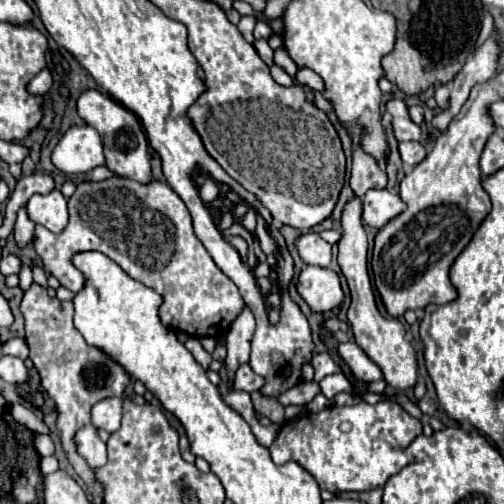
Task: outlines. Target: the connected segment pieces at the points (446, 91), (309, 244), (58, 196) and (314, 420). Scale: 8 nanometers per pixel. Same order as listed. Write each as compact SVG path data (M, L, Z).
M438 83L434 89L434 99L438 103L438 107L446 107L448 105L448 97L450 97L450 85L448 83Z
M306 233L300 239L300 259L306 265L330 267L330 261L332 261L332 245L326 243L318 233Z
M54 189L48 195L32 195L26 205L28 217L46 229L60 233L68 223L68 209L64 195Z
M362 401L352 407L330 405L320 413L306 413L296 421L286 421L270 445L270 455L276 465L284 465L288 461L302 465L318 481L320 489L328 489L330 493L360 493L384 487L392 475L408 465L404 447L420 433L422 423L408 415L398 403L380 401L370 405Z

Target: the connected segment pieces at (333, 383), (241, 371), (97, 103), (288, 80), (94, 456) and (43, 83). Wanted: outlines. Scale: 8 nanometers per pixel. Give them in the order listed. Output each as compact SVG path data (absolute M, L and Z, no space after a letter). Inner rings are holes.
M334 373L334 375L328 375L320 381L320 389L322 389L322 395L326 399L332 399L336 393L340 391L348 391L352 393L352 385L350 381L344 377L344 373Z
M248 363L240 365L236 375L234 375L234 389L240 389L240 391L246 391L246 393L260 391L264 387L264 383L266 383L266 379L262 375L254 373Z
M86 89L78 97L78 115L100 133L104 141L106 167L110 171L114 171L120 177L130 177L136 181L152 181L150 161L148 161L148 139L138 117L130 109L126 109L122 103L114 101L110 95L102 91Z
M274 63L274 65L270 67L270 71L272 71L272 77L274 77L276 83L280 83L280 85L292 85L292 83L294 83L294 79L292 79L280 65Z
M92 425L80 429L76 433L76 443L78 443L78 453L88 461L88 465L92 469L98 469L106 464L106 443L102 443L94 431L96 427Z
M44 68L28 84L28 91L34 95L46 94L53 84L52 73L48 68Z

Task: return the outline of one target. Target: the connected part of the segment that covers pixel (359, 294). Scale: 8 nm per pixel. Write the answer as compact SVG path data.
M352 195L344 209L342 209L342 239L338 241L338 265L348 281L352 303L348 309L348 323L352 327L356 343L362 347L362 351L380 367L384 381L392 385L396 391L404 391L408 387L416 385L416 375L418 375L418 365L416 365L416 355L414 349L406 337L404 325L398 319L384 319L374 303L374 293L370 287L370 277L366 269L366 253L368 253L368 241L366 241L366 231L362 227L362 201L360 197Z

